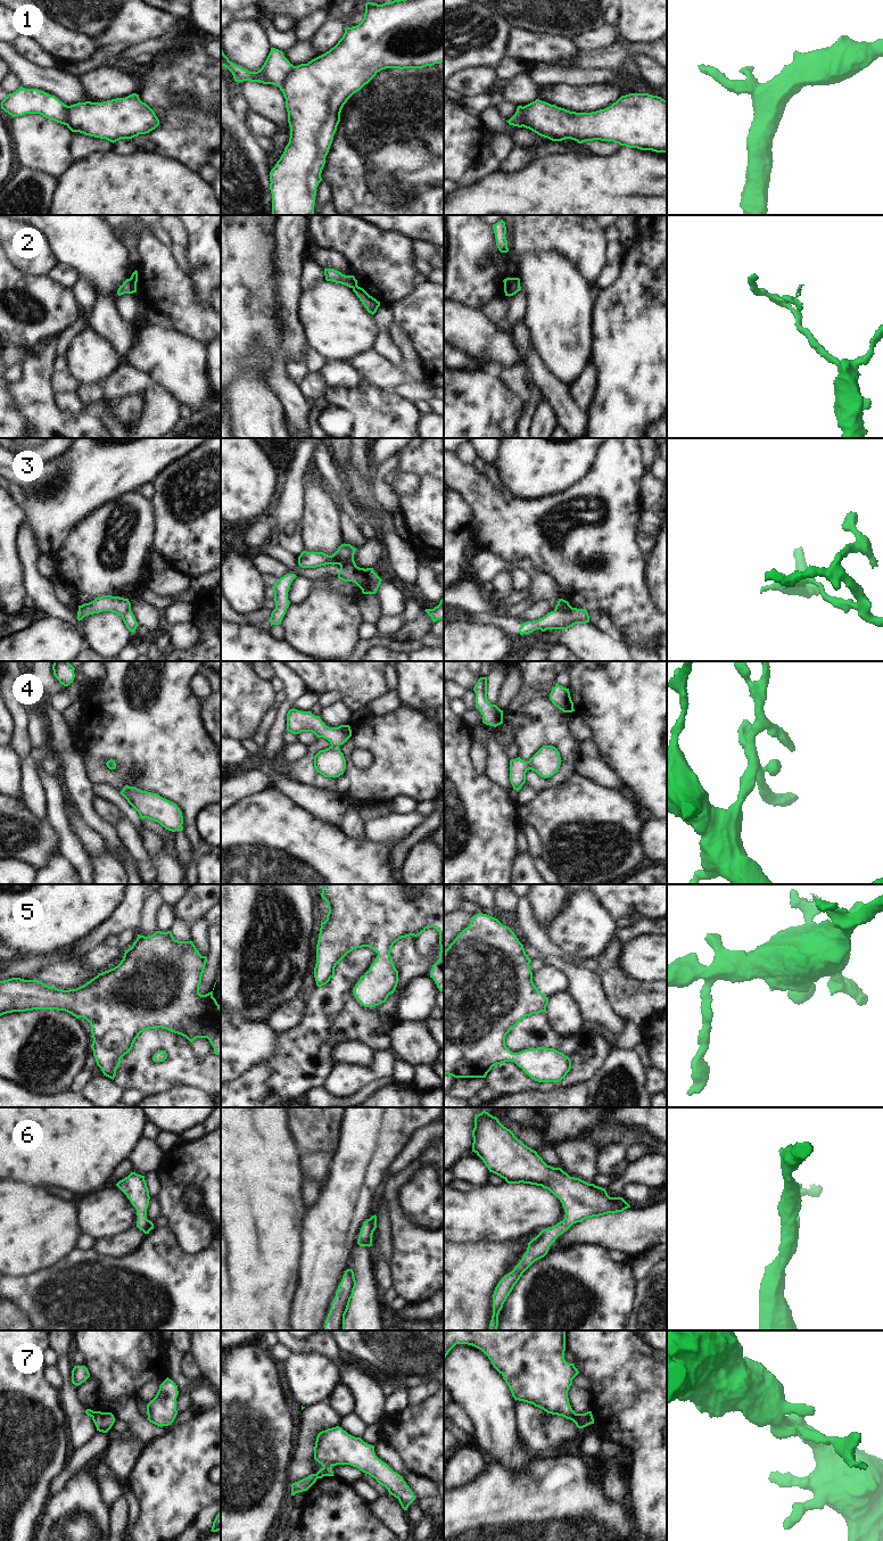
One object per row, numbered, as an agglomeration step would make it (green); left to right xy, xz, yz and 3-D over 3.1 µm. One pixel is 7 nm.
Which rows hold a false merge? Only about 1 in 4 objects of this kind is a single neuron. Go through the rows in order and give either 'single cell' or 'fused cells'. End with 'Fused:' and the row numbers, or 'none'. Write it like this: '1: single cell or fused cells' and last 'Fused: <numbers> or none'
1: fused cells
2: fused cells
3: fused cells
4: single cell
5: single cell
6: single cell
7: fused cells
Fused: 1, 2, 3, 7

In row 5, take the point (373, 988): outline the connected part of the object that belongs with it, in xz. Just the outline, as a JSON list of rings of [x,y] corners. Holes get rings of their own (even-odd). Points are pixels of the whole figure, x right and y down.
[[[324,884],[321,893],[328,904],[329,913],[324,922],[321,921],[319,940],[316,945],[316,964],[314,978],[317,987],[327,984],[335,976],[336,965],[356,948],[369,947],[378,954],[370,969],[360,978],[354,987],[355,998],[364,1007],[376,1007],[385,1003],[394,994],[398,983],[391,947],[396,941],[410,936],[418,937],[428,928],[439,932],[439,959],[432,965],[430,978],[434,979],[439,991],[444,991],[444,884]]]

